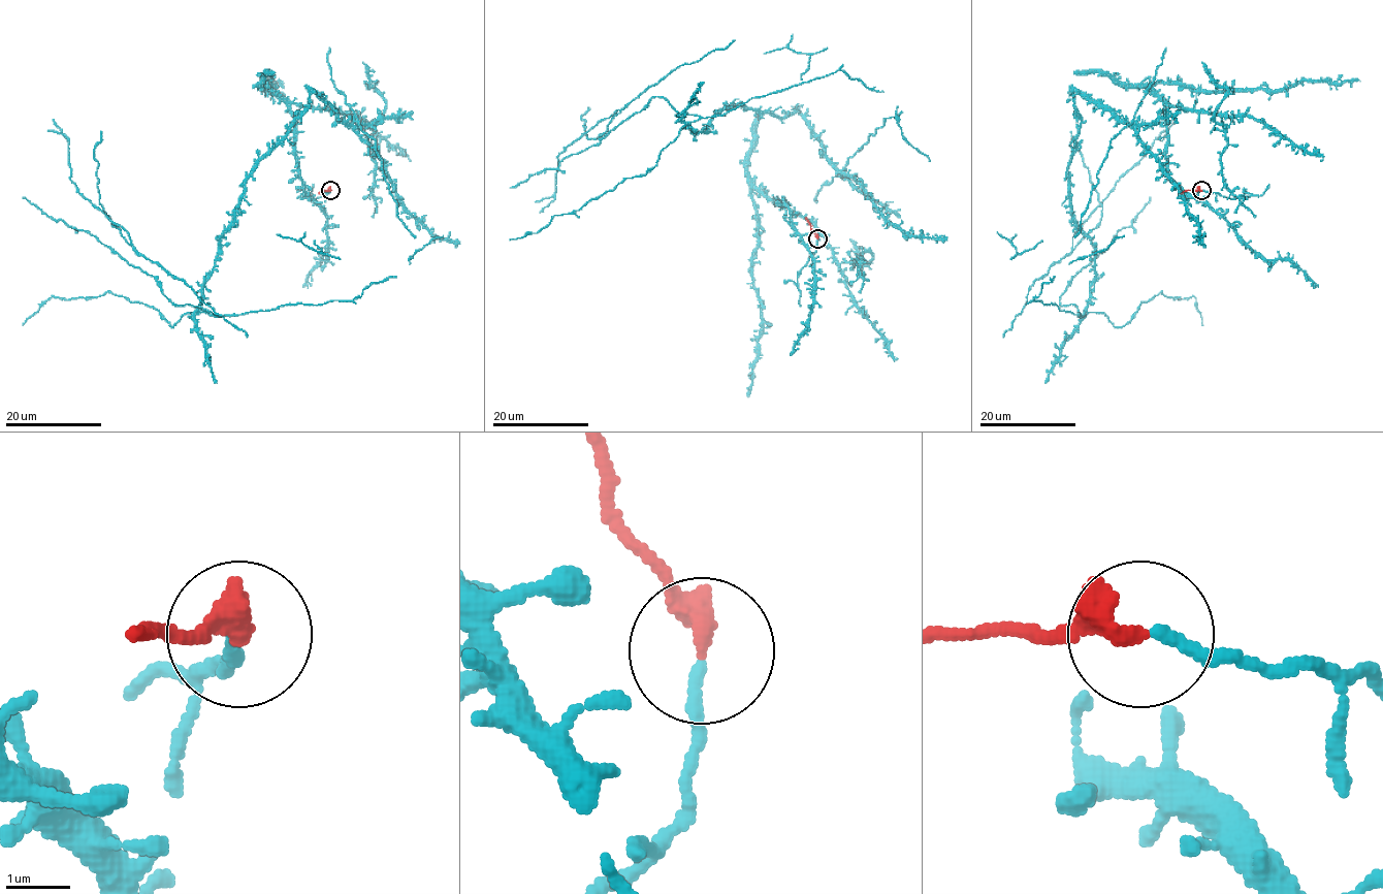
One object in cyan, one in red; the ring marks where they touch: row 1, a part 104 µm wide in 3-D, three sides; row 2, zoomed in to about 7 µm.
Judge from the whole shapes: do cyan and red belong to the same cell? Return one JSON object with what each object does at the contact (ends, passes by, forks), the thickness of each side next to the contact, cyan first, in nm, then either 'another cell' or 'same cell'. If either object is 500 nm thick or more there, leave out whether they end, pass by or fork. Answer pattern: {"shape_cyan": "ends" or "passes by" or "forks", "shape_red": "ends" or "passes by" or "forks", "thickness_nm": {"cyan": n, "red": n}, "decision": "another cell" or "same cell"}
{"shape_cyan": "ends", "shape_red": "passes by", "thickness_nm": {"cyan": 180, "red": 240}, "decision": "same cell"}

